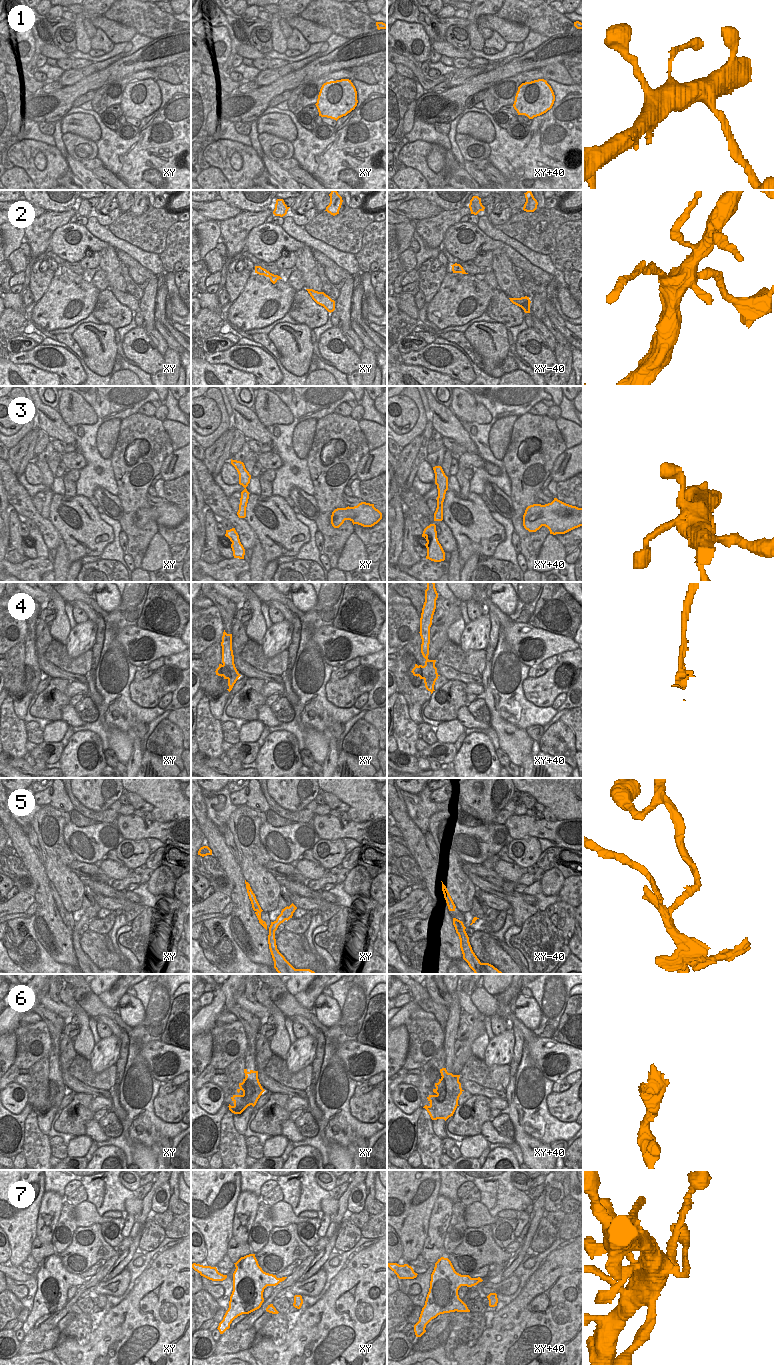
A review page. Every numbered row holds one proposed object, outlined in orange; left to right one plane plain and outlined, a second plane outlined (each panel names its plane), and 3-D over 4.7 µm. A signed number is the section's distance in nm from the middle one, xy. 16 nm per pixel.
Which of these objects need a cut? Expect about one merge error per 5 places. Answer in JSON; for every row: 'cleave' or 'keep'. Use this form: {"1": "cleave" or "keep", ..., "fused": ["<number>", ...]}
{"1": "keep", "2": "cleave", "3": "keep", "4": "keep", "5": "cleave", "6": "cleave", "7": "keep", "fused": ["2", "5", "6"]}

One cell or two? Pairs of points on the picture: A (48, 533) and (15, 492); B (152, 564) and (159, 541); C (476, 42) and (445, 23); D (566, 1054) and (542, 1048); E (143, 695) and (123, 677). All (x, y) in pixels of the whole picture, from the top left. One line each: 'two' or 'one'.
A: one
B: one
C: two
D: one
E: two

